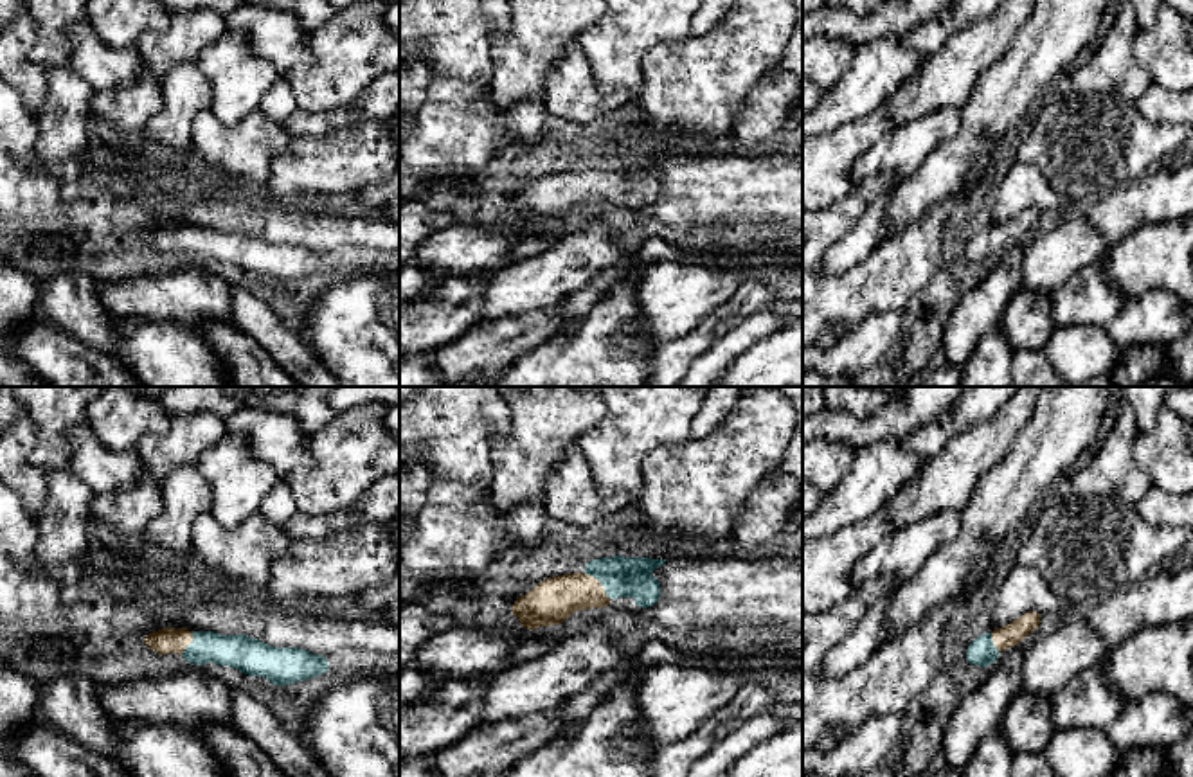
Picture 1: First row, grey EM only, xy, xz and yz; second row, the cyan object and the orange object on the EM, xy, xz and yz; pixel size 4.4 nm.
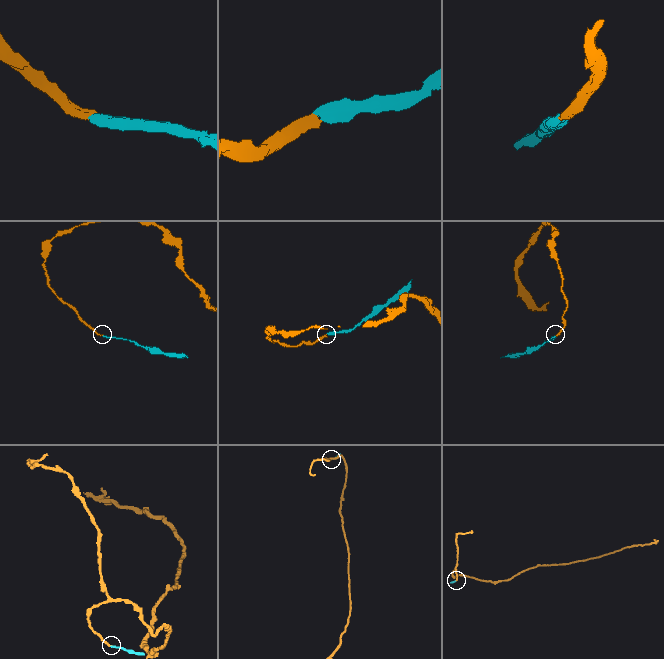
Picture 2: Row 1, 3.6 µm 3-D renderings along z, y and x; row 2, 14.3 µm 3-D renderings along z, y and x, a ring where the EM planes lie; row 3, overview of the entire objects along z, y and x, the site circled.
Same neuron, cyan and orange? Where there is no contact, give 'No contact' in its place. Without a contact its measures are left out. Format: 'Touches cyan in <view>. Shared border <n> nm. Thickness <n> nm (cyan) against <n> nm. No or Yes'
Touches cyan in xy. Shared border 110 nm. Thickness 150 nm (cyan) against 110 nm. Yes

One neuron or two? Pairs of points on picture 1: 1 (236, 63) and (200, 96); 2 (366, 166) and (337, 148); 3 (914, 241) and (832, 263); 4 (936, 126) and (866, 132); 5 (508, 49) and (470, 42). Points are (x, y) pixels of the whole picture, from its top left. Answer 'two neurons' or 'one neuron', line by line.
1: two neurons
2: one neuron
3: two neurons
4: two neurons
5: two neurons

